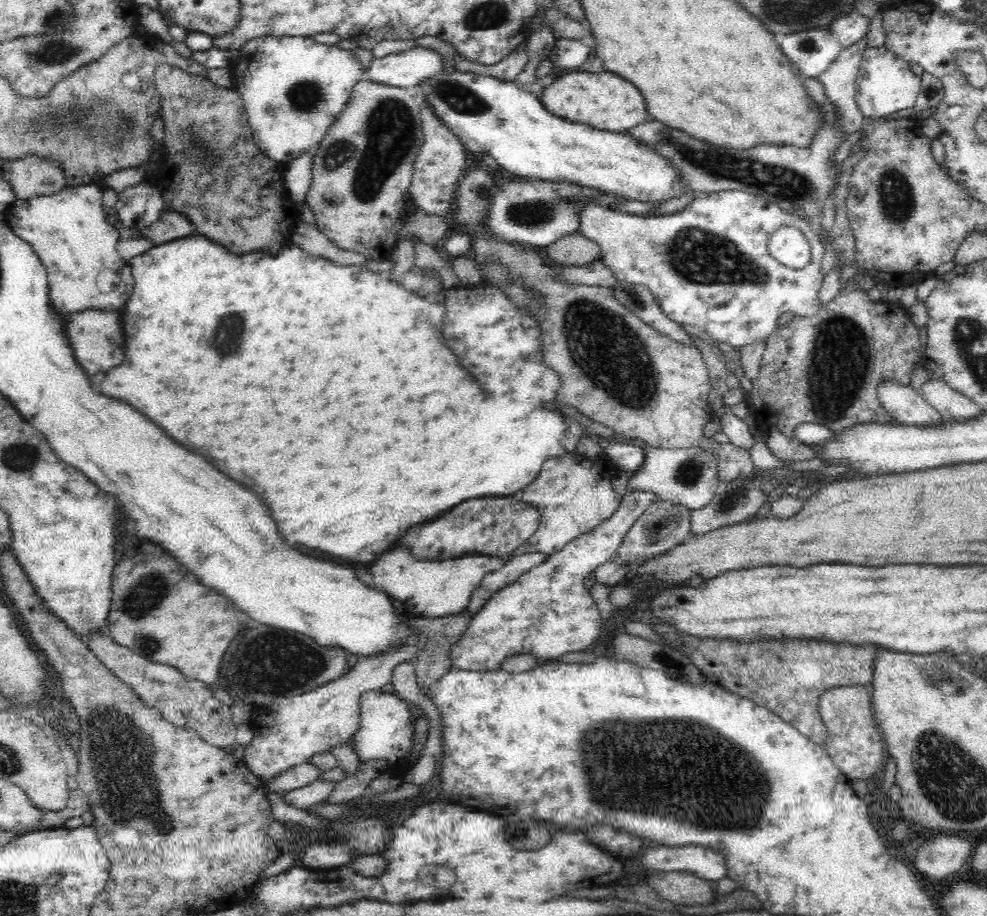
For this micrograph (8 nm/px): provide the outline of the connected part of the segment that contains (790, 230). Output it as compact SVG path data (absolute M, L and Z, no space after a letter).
M784 226L778 229L778 232L772 233L767 242L767 248L770 255L784 267L798 270L809 264L808 241L802 232L793 226Z

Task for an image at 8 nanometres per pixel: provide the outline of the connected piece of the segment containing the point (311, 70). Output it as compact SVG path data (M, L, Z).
M258 36L258 38L246 40L236 52L233 52L233 58L228 67L232 70L232 88L242 97L256 146L262 154L267 156L267 158L281 165L290 162L290 160L294 160L294 158L298 158L300 154L304 154L304 152L308 150L316 148L326 134L326 131L334 124L336 117L342 112L342 109L350 100L351 92L354 86L356 86L356 83L360 82L365 77L364 72L362 72L359 58L352 50L343 49L338 45L329 46L325 43L316 41L314 37L306 36Z

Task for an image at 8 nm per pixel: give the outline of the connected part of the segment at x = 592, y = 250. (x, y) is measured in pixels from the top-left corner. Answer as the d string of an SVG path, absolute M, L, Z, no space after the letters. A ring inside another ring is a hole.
M577 232L566 234L544 250L544 258L556 266L584 266L601 258L601 246Z

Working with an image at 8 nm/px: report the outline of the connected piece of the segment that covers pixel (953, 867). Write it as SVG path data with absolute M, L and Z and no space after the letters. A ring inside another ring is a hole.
M939 834L918 850L914 868L920 868L933 883L943 883L971 860L971 840L966 836Z

